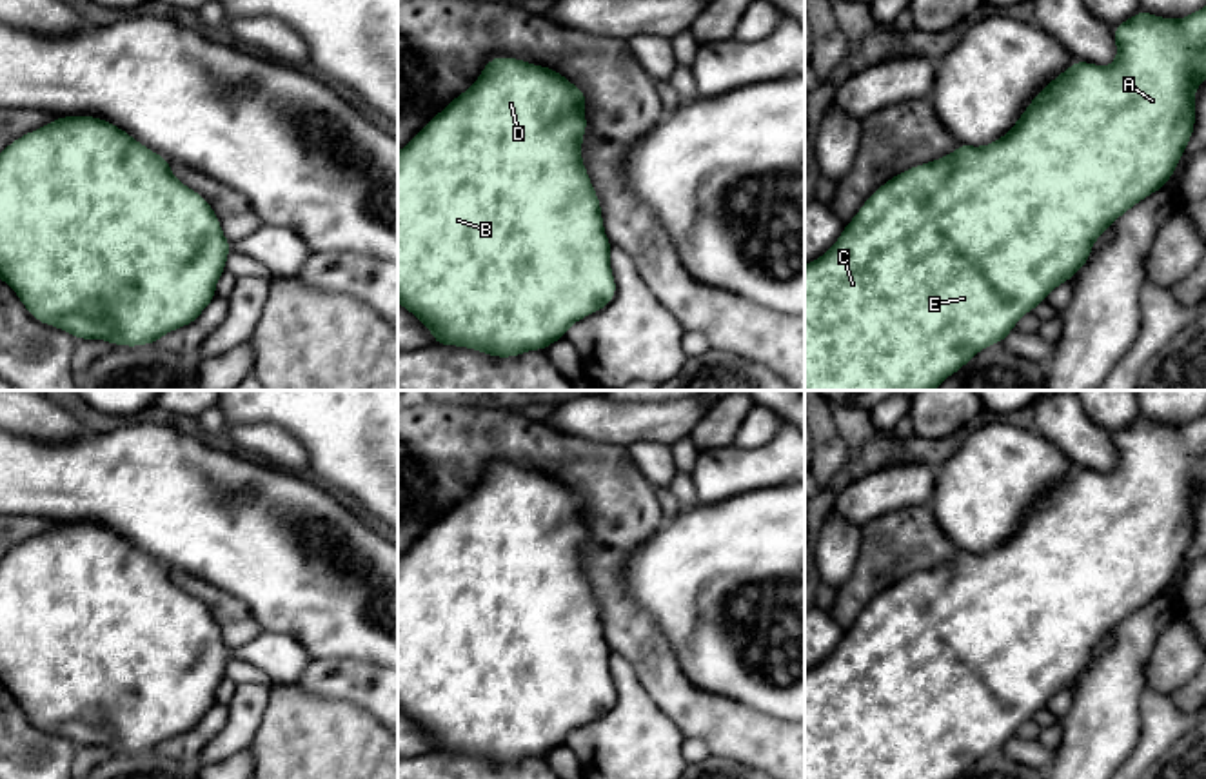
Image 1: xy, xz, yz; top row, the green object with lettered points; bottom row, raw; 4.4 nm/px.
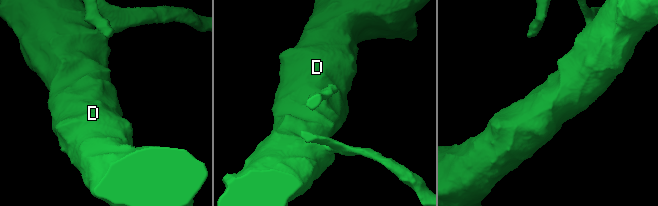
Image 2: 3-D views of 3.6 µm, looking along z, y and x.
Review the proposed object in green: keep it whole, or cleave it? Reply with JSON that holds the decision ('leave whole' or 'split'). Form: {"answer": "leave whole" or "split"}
{"answer": "leave whole"}

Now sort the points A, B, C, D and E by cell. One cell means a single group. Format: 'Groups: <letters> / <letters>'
Groups: A B C D E

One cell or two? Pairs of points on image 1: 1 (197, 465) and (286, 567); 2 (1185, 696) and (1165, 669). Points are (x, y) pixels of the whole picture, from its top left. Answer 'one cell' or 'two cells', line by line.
1: one cell
2: two cells

